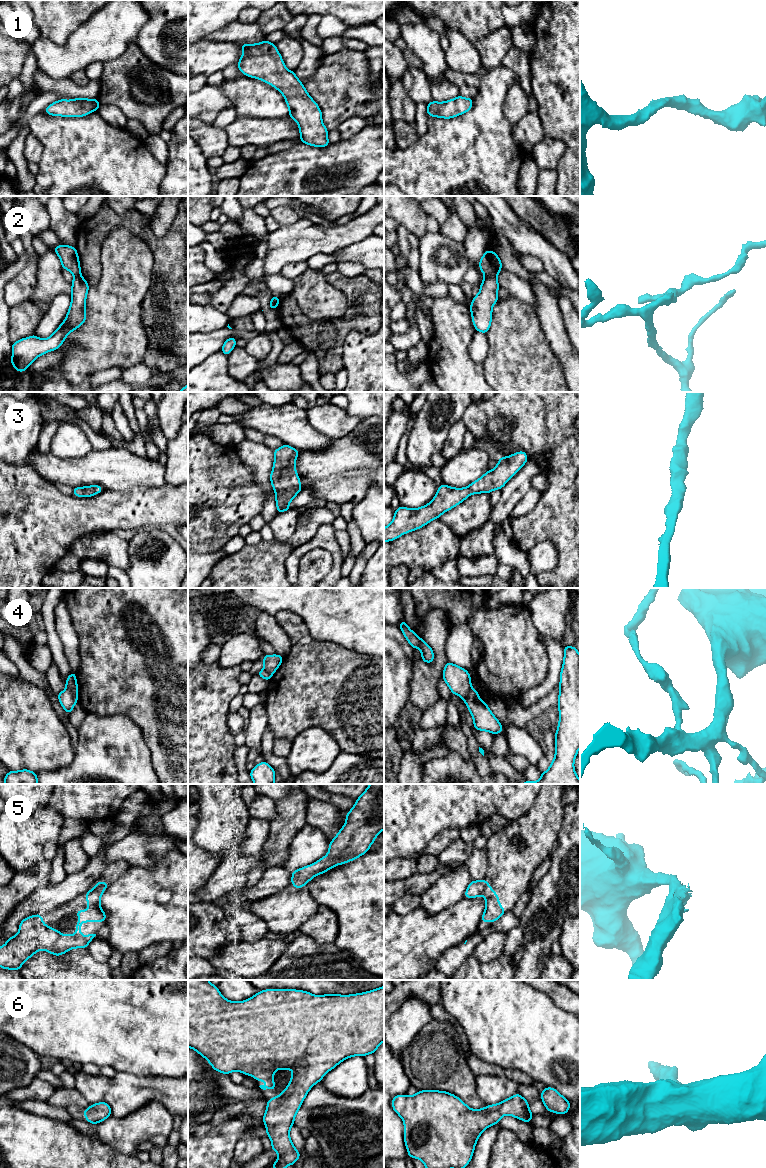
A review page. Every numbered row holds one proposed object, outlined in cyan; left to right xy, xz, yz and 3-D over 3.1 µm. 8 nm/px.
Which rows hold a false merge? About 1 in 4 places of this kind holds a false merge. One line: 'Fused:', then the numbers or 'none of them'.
Fused: 2, 4

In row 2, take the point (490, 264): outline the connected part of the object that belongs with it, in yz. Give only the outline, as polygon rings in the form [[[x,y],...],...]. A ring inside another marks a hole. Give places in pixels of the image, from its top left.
[[[486,250],[479,262],[479,268],[485,276],[497,277],[502,263],[495,252]]]

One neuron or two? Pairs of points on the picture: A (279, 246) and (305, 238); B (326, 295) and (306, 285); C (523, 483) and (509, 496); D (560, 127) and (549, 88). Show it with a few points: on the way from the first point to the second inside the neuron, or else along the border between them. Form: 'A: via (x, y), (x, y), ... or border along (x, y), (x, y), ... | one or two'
A: via (285, 245), (299, 241) | one
B: via (321, 295), (316, 295), (311, 290) | one
C: via (519, 484), (512, 492) | one
D: via (560, 117), (559, 98) | one

